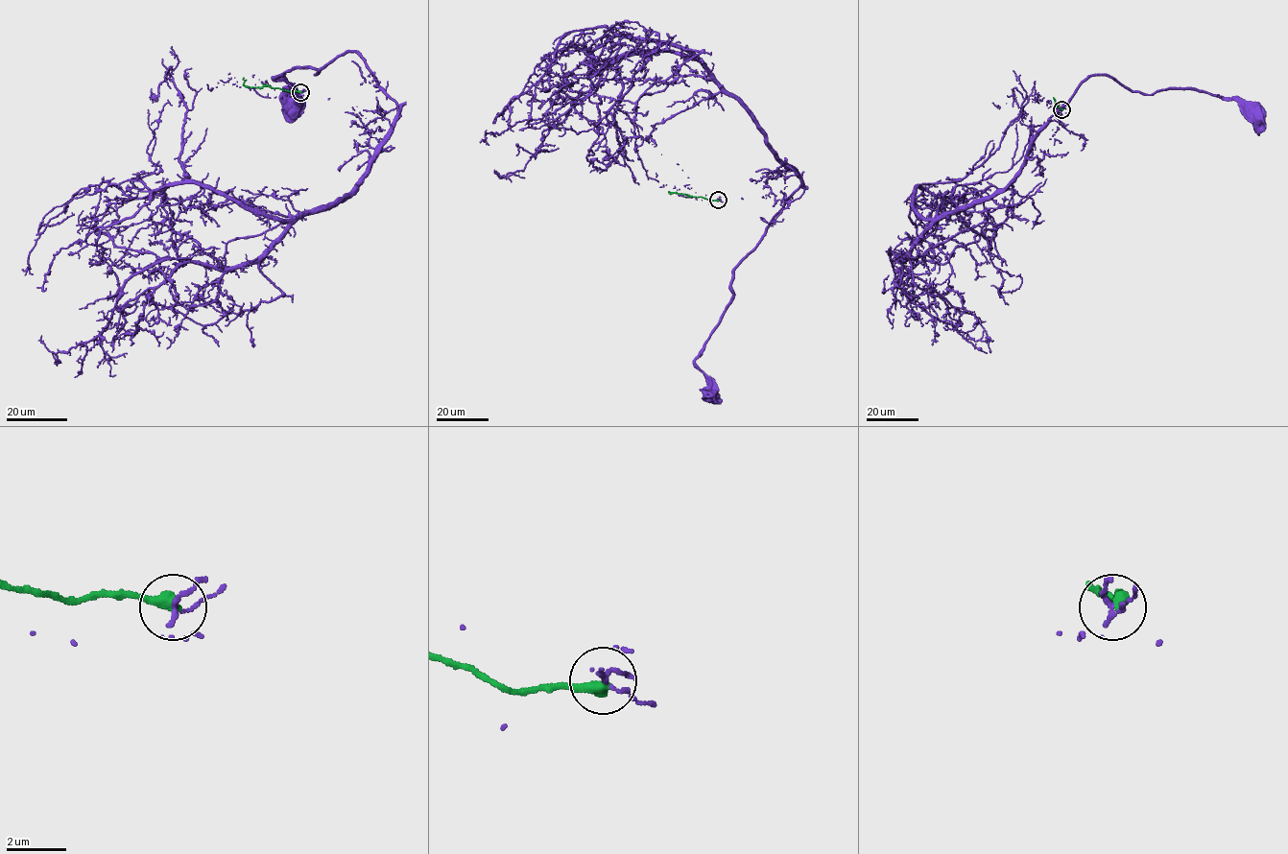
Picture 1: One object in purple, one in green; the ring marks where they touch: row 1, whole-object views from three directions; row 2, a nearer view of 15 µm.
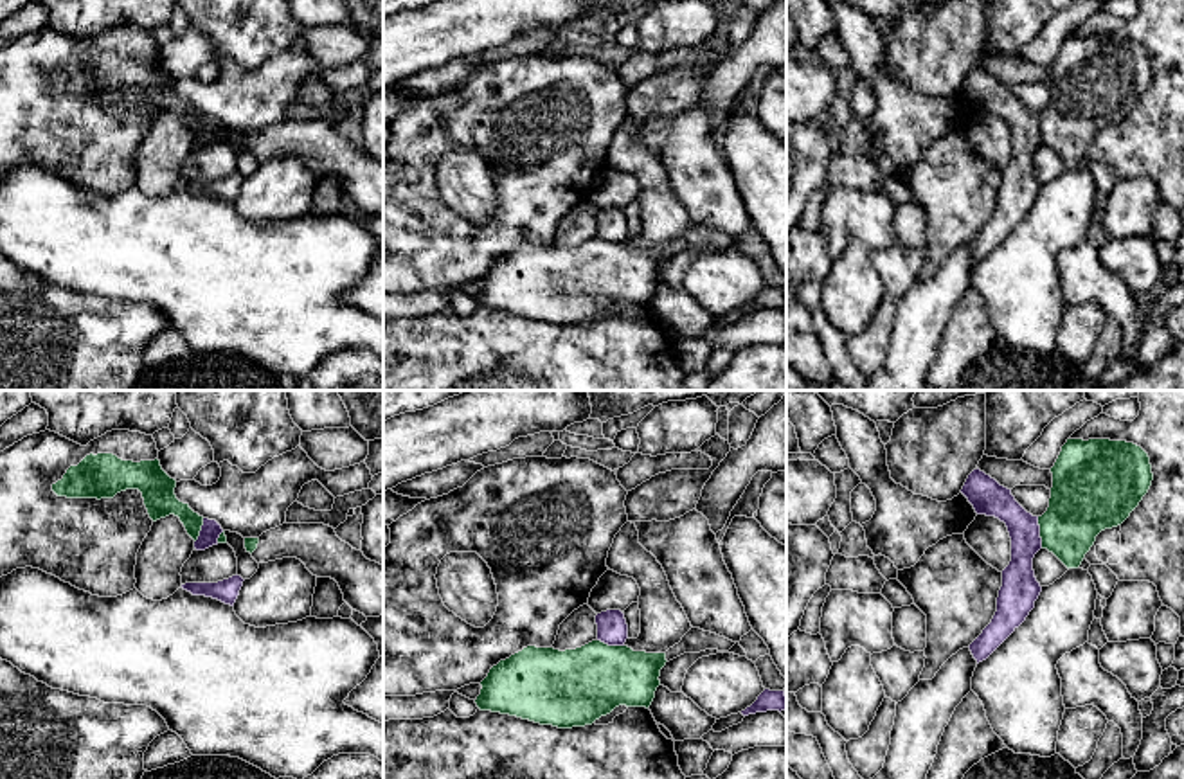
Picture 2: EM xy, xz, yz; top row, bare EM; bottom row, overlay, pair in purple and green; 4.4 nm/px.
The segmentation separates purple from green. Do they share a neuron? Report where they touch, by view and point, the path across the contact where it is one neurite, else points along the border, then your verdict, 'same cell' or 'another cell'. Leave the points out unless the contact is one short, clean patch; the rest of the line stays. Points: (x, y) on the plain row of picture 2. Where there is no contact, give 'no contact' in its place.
yz (1039, 130) | along yz (1037, 114), (1042, 144) | another cell

